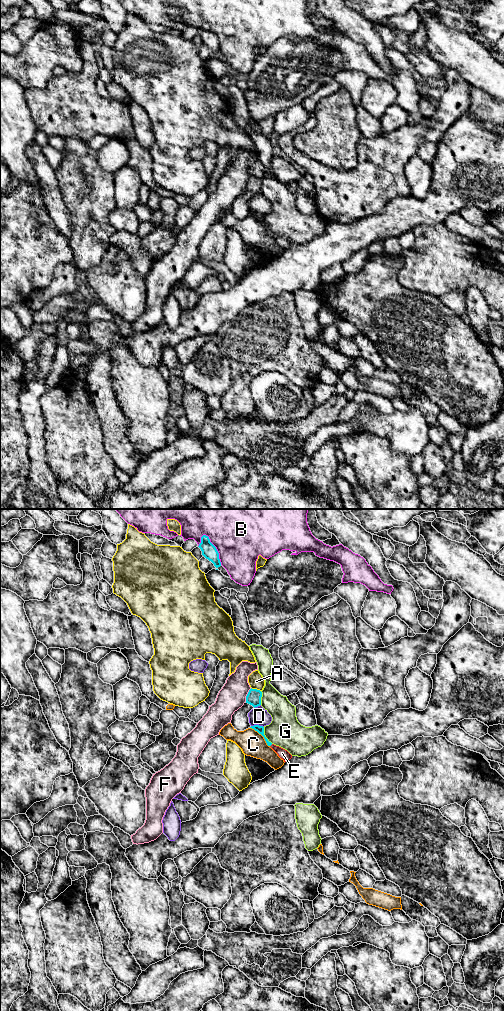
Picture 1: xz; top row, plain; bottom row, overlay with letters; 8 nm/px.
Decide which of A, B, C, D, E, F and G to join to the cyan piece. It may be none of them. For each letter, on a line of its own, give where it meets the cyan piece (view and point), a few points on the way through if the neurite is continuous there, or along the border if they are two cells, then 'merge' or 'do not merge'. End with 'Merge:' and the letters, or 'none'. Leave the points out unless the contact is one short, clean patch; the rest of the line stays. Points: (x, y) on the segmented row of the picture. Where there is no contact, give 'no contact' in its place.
A: xz (256, 689) | do not merge
B: xz (215, 548) | do not merge
C: xz (261, 734) | do not merge
D: xz (257, 725) | do not merge
E: no contact | merge
F: xz (247, 695) | do not merge
G: xz (264, 736) | do not merge
Merge: E

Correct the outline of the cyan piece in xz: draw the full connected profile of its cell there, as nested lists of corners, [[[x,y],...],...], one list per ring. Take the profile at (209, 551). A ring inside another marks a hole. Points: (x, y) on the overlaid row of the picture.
[[[203,535],[201,537],[201,543],[198,546],[201,551],[202,555],[211,561],[216,568],[221,566],[221,562],[219,559],[219,553],[216,549],[216,547],[210,542],[210,539],[208,536]]]

